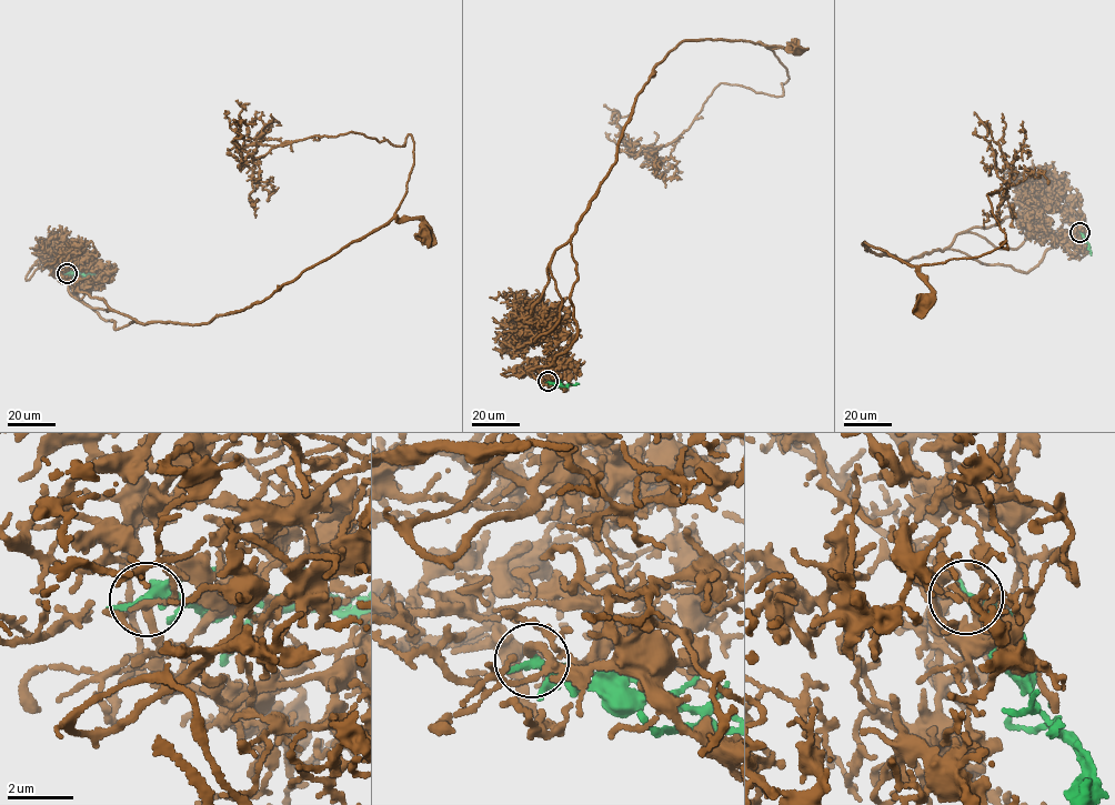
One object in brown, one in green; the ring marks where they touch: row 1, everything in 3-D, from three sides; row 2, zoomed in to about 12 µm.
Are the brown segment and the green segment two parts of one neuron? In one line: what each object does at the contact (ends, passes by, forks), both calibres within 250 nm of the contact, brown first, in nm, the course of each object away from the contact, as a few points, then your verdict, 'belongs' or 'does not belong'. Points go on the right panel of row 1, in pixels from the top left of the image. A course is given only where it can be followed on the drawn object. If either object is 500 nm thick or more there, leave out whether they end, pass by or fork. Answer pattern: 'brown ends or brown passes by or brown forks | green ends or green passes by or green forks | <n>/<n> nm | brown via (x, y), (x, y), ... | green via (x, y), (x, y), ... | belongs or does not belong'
brown ends | green forks | 240/240 nm | brown via (1080, 232), (1075, 242), (1064, 231), (1026, 272), (948, 249), (903, 262), (864, 242), (915, 265), (926, 302) | green via (1080, 232), (1091, 255) | belongs

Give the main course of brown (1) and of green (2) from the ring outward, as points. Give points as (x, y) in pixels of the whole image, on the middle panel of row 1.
1: (548, 381), (545, 366), (578, 330), (573, 233), (655, 66), (683, 41), (796, 49)
2: (548, 381), (562, 386), (579, 384)

